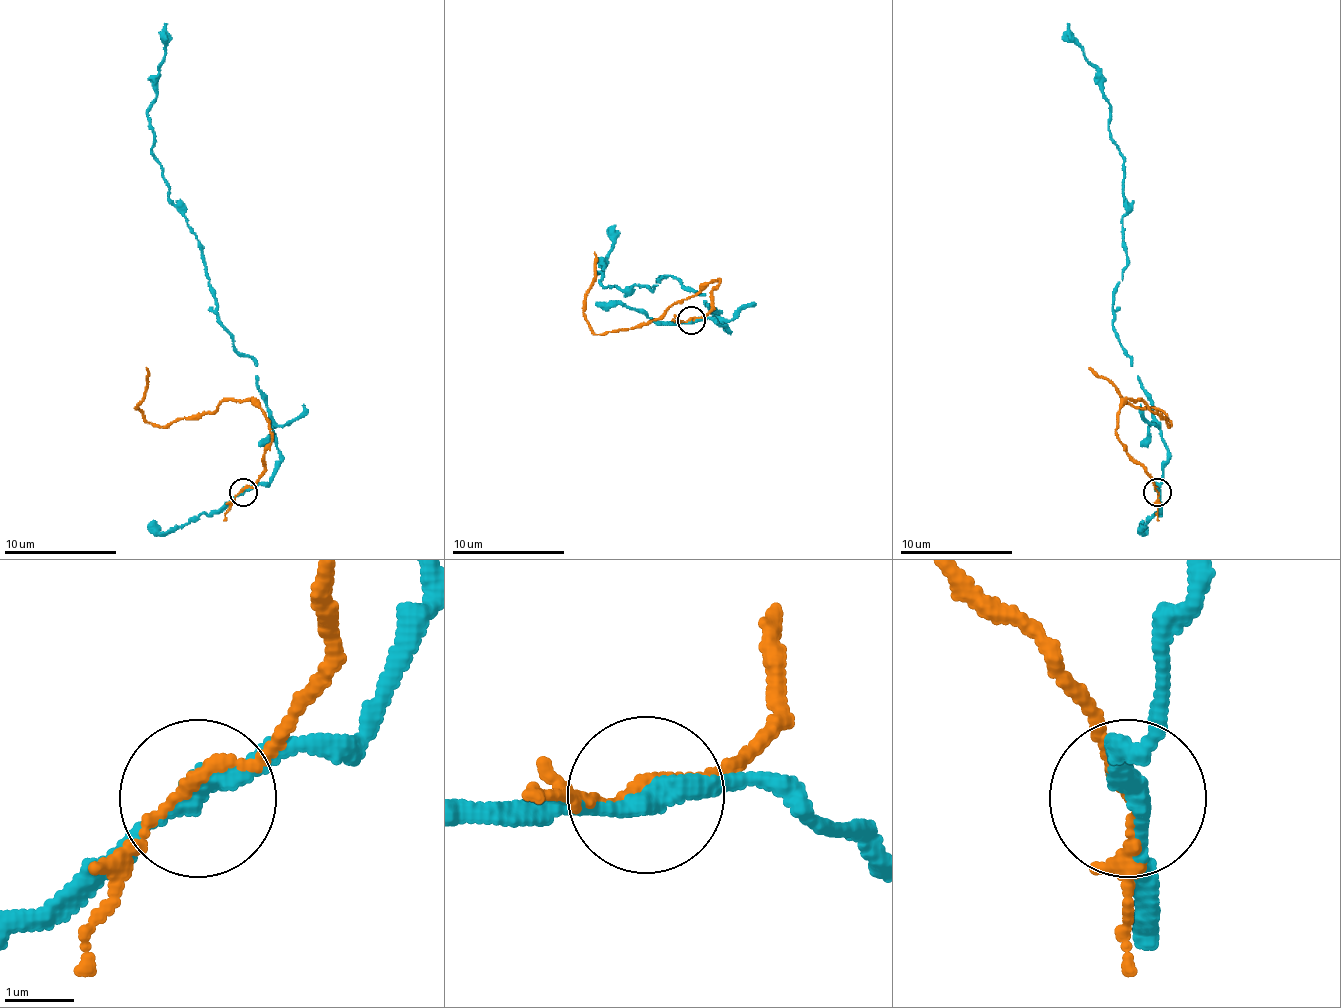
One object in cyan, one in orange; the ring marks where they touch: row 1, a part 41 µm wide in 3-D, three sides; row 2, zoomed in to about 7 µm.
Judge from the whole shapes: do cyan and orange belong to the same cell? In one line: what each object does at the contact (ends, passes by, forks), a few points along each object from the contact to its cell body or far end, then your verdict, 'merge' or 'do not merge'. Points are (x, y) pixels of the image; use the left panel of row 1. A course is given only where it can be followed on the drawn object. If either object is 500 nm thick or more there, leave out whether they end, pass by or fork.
cyan passes by; orange passes by; course cyan (242, 493), (265, 484), (279, 448), (256, 364), (234, 347), (203, 246), (152, 153), (150, 103), (166, 24); course orange (242, 493), (265, 467), (267, 417), (251, 400), (223, 400), (197, 417), (150, 423), (136, 409), (147, 366); do not merge

